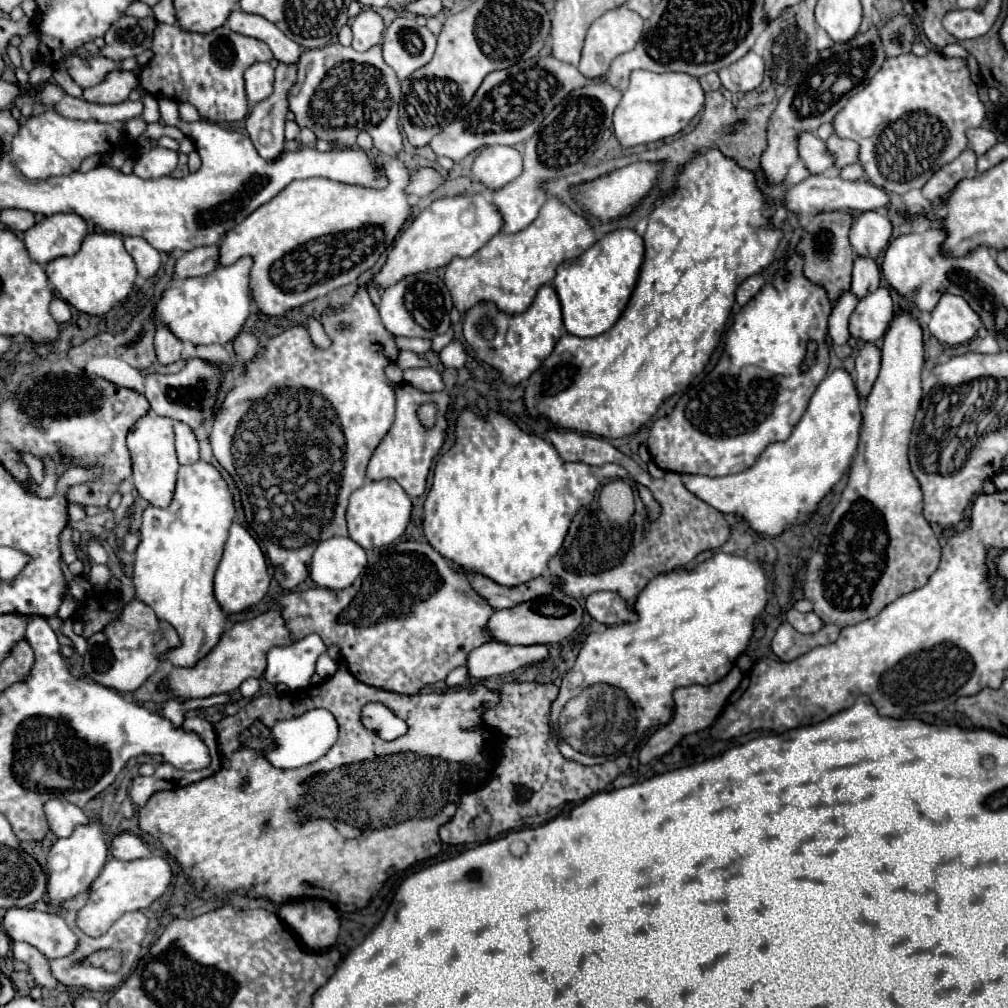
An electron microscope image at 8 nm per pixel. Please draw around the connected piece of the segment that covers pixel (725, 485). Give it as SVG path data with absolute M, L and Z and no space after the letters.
M838 369L832 371L822 379L818 389L814 391L808 409L804 411L802 419L794 427L792 435L782 441L782 443L772 443L764 449L760 459L746 471L728 475L728 477L704 477L704 475L680 475L684 487L704 499L708 505L722 513L732 513L740 515L752 531L758 535L770 535L776 537L786 531L788 525L800 525L806 523L812 513L818 509L820 501L830 493L830 489L840 481L844 471L850 467L850 461L854 457L856 445L858 445L858 431L862 423L862 413L860 413L860 399L854 387L854 381L850 373Z

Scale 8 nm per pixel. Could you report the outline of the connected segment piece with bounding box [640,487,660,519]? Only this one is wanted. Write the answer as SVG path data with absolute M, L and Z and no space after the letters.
M640 487L640 493L642 493L642 501L644 501L644 505L648 507L648 519L656 519L656 515L660 513L660 507L656 505L656 501L652 499L652 493L646 489L646 487Z

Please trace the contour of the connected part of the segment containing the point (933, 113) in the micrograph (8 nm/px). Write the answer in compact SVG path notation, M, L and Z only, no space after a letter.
M932 51L924 57L908 53L898 55L896 59L886 59L870 83L848 99L846 107L836 115L832 125L838 137L852 139L860 145L858 161L876 187L888 193L904 195L910 189L920 189L940 167L956 159L968 143L964 131L968 127L980 127L984 115L984 105L978 99L976 85L970 81L966 63L962 59L948 59L940 51Z

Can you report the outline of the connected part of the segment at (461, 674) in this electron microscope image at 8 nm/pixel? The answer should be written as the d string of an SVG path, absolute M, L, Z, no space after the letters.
M458 667L454 671L450 671L450 675L446 677L446 685L448 687L456 687L456 685L462 685L466 679L470 679L470 673L466 667Z

